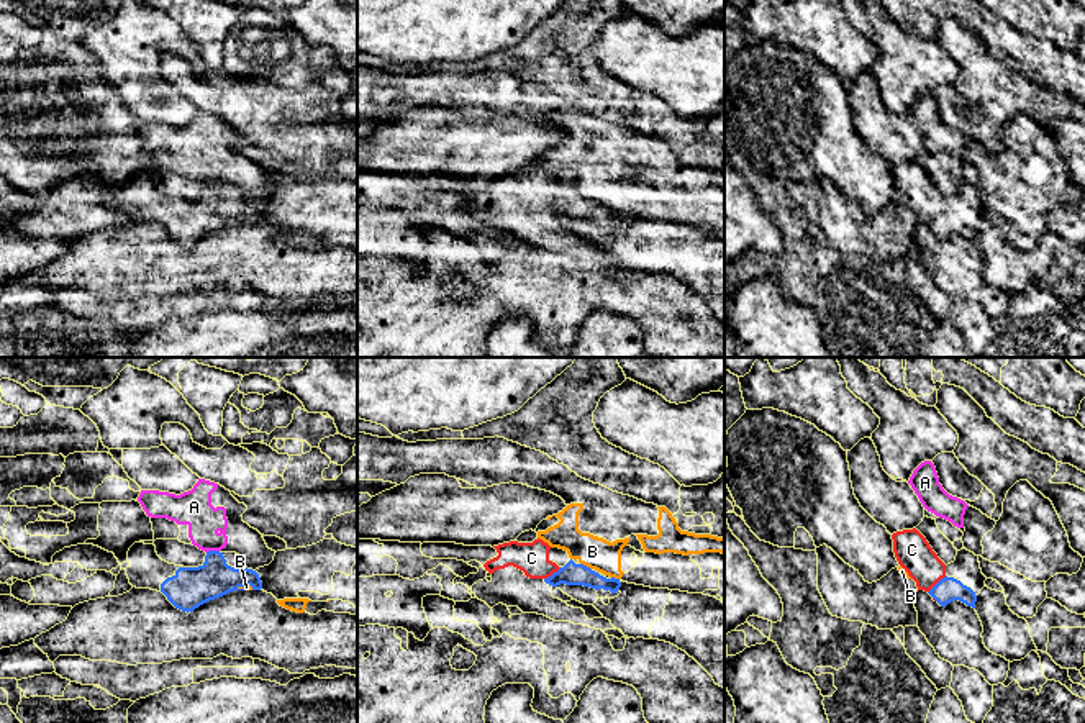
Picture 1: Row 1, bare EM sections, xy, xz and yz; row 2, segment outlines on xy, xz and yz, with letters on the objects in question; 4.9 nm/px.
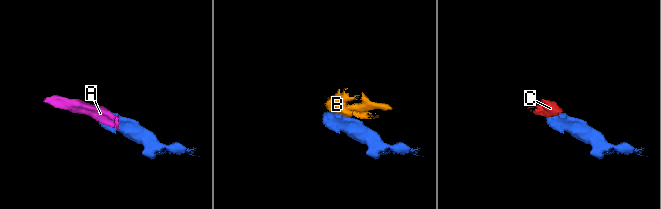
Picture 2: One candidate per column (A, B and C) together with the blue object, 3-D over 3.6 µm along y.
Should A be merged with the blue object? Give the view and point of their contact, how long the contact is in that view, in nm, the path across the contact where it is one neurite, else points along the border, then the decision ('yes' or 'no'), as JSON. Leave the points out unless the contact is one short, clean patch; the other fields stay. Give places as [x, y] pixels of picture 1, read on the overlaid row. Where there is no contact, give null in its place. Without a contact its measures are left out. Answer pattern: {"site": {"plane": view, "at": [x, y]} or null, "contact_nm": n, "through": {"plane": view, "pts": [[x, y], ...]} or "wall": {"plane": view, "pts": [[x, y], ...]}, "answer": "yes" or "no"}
{"site": {"plane": "xy", "at": [212, 551]}, "contact_nm": 70, "wall": {"plane": "xy", "pts": [[218, 550], [207, 553]]}, "answer": "no"}

